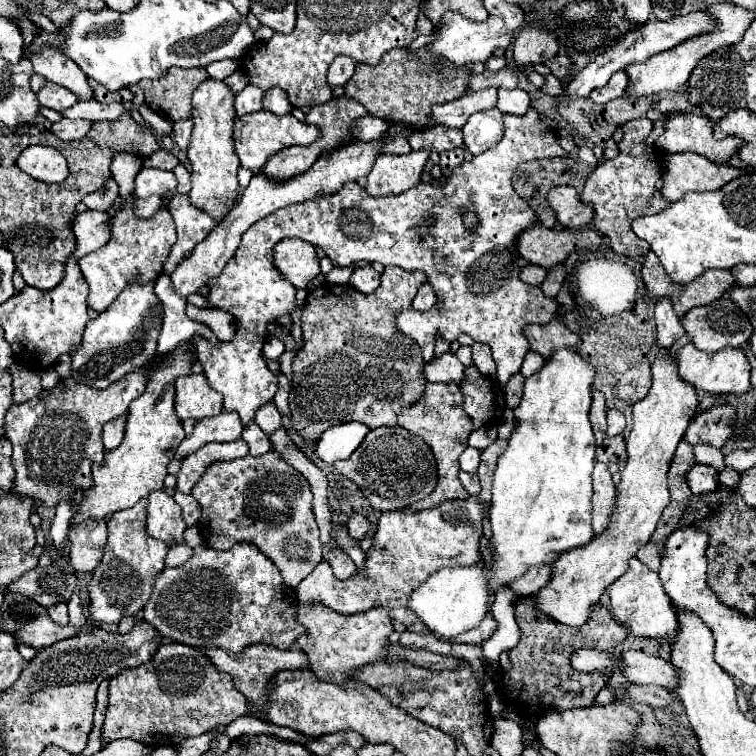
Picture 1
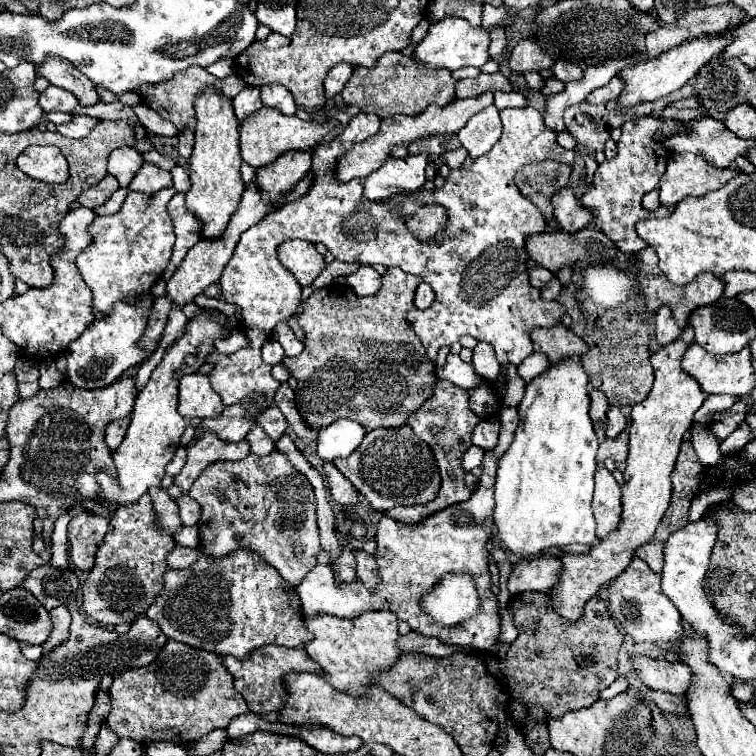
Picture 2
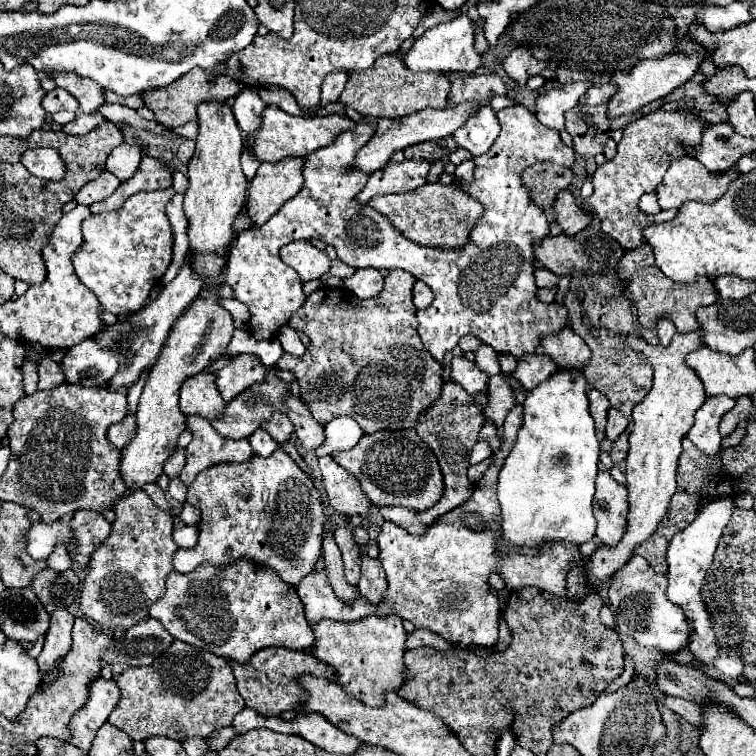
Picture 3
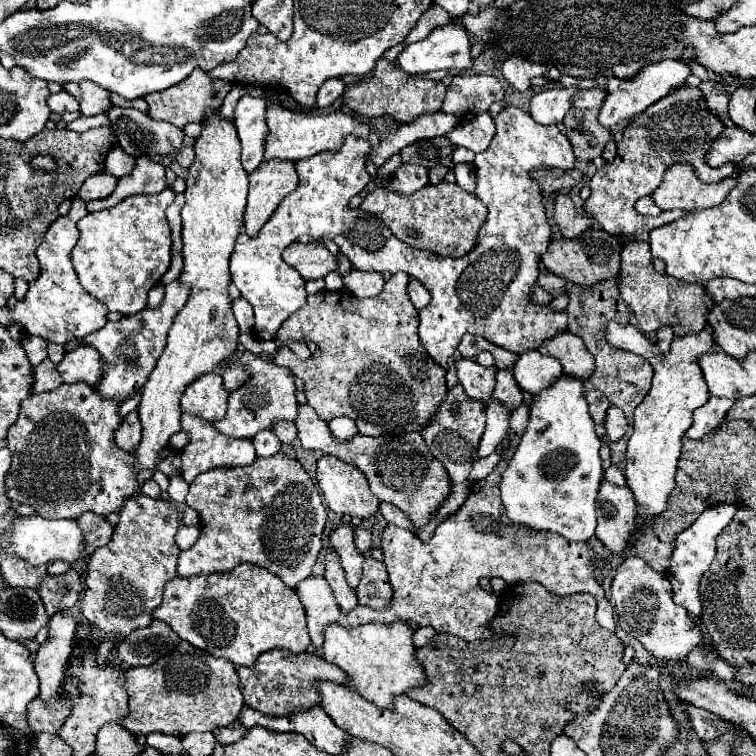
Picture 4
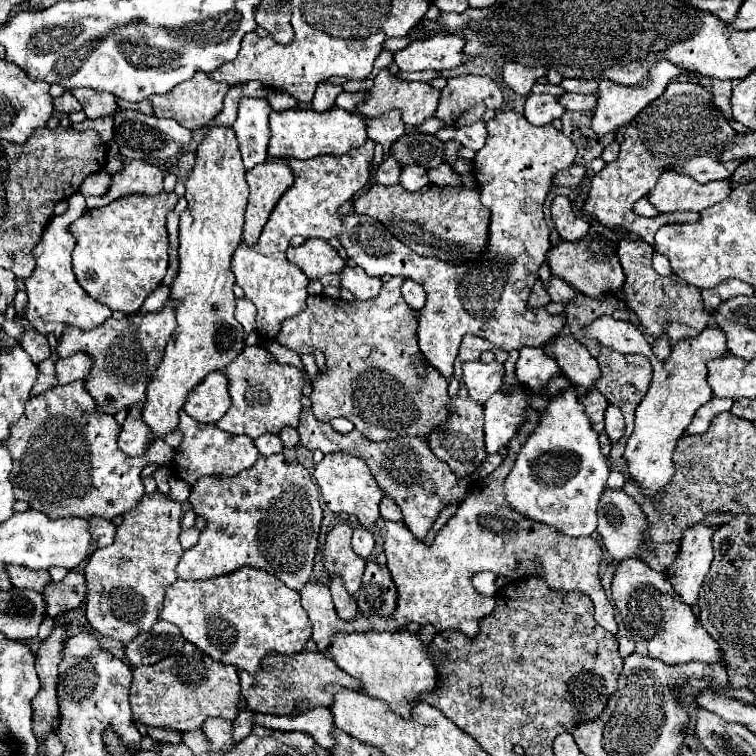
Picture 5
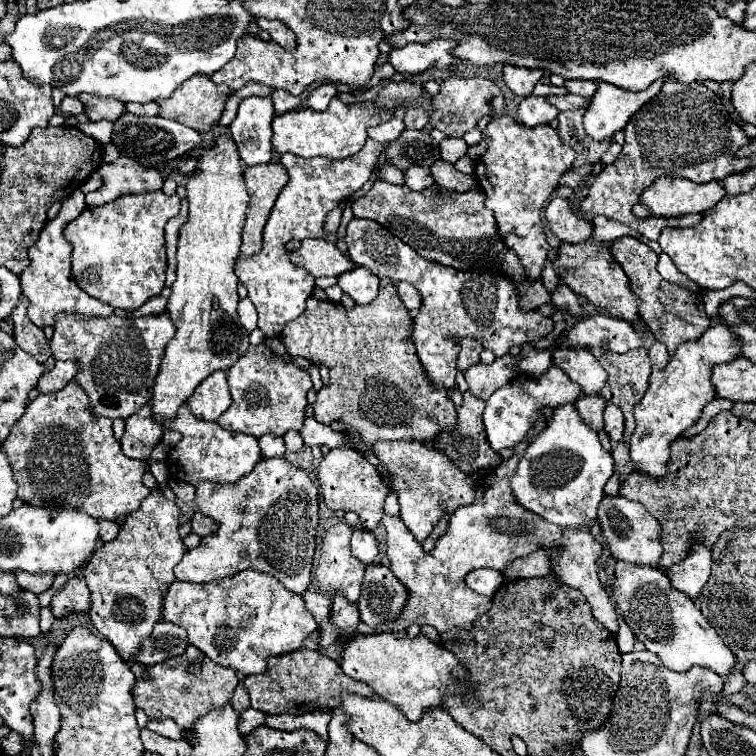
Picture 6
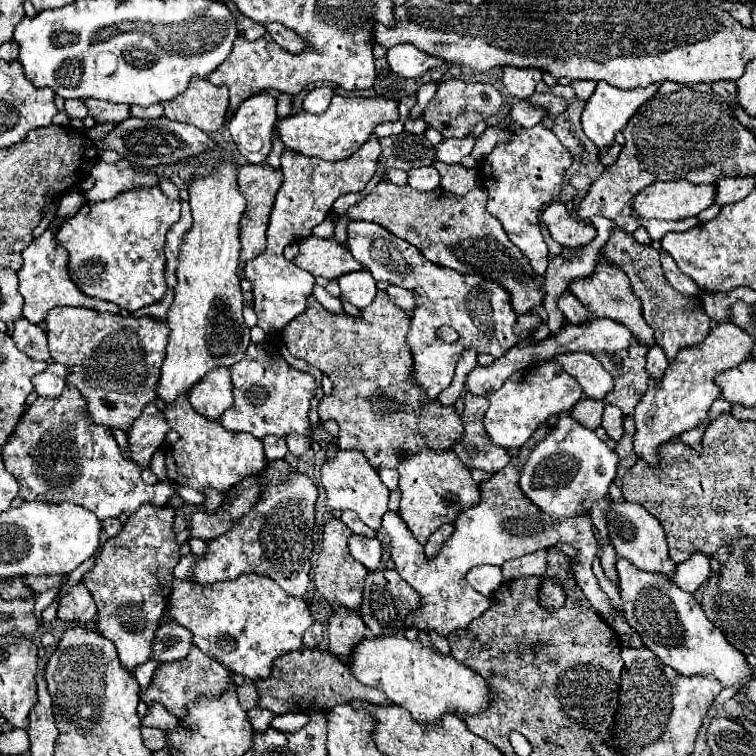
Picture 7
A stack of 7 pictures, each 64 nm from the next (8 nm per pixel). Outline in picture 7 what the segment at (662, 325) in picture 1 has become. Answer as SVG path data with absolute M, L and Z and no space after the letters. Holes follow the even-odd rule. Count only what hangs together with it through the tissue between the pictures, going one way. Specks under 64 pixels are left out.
M654 344L650 350L648 350L648 356L646 356L646 372L650 374L650 378L660 378L662 374L664 374L664 370L666 370L666 366L668 366L668 358L666 358L666 354L664 354L664 350L658 346L658 344Z

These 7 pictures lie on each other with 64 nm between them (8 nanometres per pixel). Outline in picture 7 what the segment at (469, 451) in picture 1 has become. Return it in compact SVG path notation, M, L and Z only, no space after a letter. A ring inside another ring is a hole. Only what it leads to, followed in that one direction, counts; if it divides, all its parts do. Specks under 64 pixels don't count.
M554 360L512 374L500 390L490 396L490 406L484 414L484 428L490 440L500 448L520 448L532 432L550 416L572 410L582 398L582 386L566 374Z

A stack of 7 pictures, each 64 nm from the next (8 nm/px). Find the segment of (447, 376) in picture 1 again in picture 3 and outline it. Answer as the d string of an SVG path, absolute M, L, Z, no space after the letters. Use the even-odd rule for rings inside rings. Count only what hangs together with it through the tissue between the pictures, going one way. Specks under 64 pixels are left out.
M464 356L452 358L450 378L452 378L452 382L460 384L470 396L476 396L478 392L488 388L488 376L482 370L478 370L478 366L474 362L466 360Z

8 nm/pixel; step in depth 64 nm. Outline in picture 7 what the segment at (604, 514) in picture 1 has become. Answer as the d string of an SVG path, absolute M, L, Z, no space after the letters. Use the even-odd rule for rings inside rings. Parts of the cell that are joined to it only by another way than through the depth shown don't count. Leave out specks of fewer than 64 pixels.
M612 502L610 510L606 514L606 520L608 520L608 536L610 536L610 542L618 556L626 558L640 570L672 576L674 564L668 558L664 530L662 530L660 522L650 512L646 512L646 508L642 508L640 504L634 504L634 502Z

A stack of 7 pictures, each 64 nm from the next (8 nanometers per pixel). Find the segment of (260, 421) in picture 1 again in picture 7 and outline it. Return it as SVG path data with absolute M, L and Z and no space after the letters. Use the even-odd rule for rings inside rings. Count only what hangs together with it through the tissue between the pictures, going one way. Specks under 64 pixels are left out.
M288 434L286 436L286 444L288 444L288 450L294 456L300 456L310 448L310 440L306 436L302 436L302 434Z

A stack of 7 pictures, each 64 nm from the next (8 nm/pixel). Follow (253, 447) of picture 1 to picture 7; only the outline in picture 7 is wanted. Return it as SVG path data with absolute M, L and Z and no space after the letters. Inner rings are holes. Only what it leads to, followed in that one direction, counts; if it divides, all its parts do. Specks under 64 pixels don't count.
M266 436L262 440L262 444L264 444L264 454L268 460L282 460L284 454L288 452L286 440L278 438L278 436Z

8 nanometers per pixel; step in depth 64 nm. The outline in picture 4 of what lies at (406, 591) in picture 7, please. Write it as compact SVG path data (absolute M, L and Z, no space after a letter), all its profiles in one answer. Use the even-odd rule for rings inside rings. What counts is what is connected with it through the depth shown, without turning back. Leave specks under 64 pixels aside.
M366 556L364 574L362 574L362 580L356 588L356 594L358 594L360 604L366 604L376 610L382 610L384 606L390 604L392 586L388 582L386 566L382 562L374 560L372 556Z

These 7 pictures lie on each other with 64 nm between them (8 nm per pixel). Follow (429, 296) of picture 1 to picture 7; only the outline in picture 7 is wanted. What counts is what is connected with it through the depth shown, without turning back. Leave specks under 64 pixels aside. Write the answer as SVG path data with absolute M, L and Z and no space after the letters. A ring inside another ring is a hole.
M392 284L392 286L388 286L386 292L388 292L390 298L396 302L396 306L400 306L402 310L406 310L406 312L412 312L412 310L414 310L414 306L416 306L416 298L414 298L414 294L412 294L410 290Z

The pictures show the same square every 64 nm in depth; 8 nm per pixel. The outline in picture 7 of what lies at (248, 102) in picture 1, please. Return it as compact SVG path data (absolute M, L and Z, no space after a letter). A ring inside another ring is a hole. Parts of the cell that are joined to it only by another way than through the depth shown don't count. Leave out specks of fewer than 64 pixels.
M256 94L246 98L228 122L232 140L248 164L262 164L268 158L276 120L276 98Z

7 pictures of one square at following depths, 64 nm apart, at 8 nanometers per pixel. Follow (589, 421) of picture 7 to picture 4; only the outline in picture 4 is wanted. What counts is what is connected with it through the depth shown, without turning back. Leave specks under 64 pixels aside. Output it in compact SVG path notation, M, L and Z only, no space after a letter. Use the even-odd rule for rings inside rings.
M588 390L584 396L590 406L590 416L596 422L596 432L600 438L604 438L604 418L606 418L606 410L610 408L610 402L608 398L604 398L604 394L600 394L600 390Z

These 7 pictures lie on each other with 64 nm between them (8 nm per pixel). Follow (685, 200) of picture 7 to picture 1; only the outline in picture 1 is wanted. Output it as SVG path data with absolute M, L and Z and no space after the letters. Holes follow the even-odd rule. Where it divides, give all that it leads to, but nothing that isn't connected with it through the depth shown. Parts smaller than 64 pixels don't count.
M680 152L666 156L662 164L662 194L666 200L676 202L686 192L712 192L742 174L740 168L714 164L694 152Z

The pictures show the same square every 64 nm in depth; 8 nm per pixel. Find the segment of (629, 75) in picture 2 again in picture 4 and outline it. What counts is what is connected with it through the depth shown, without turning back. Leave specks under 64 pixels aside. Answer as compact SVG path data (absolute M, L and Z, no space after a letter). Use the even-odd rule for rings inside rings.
M660 60L660 62L646 64L644 70L640 70L640 74L636 74L636 78L628 78L628 80L608 78L608 82L606 82L608 96L606 96L606 100L602 104L602 110L600 110L600 116L598 116L600 124L604 128L612 128L620 120L634 118L636 114L644 112L650 104L664 98L670 90L682 86L688 76L690 76L688 62L684 62L684 60Z

